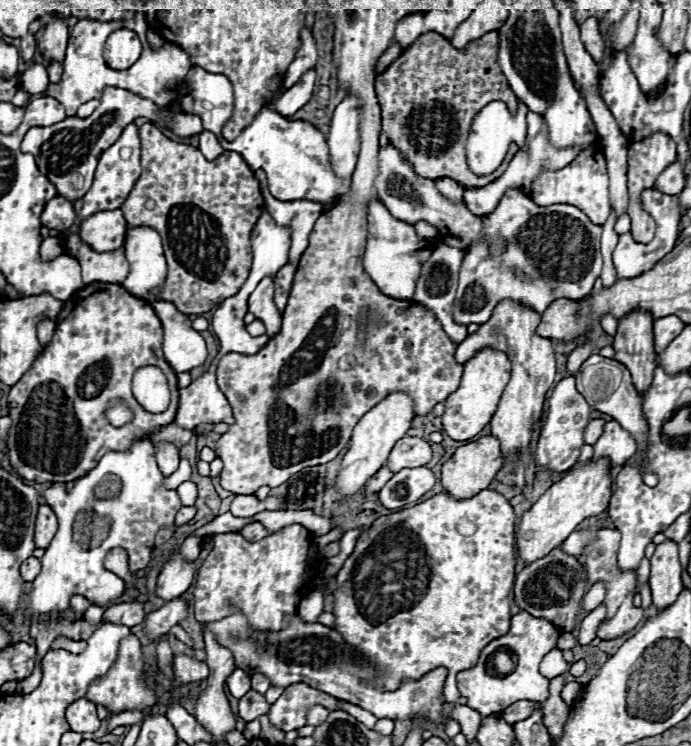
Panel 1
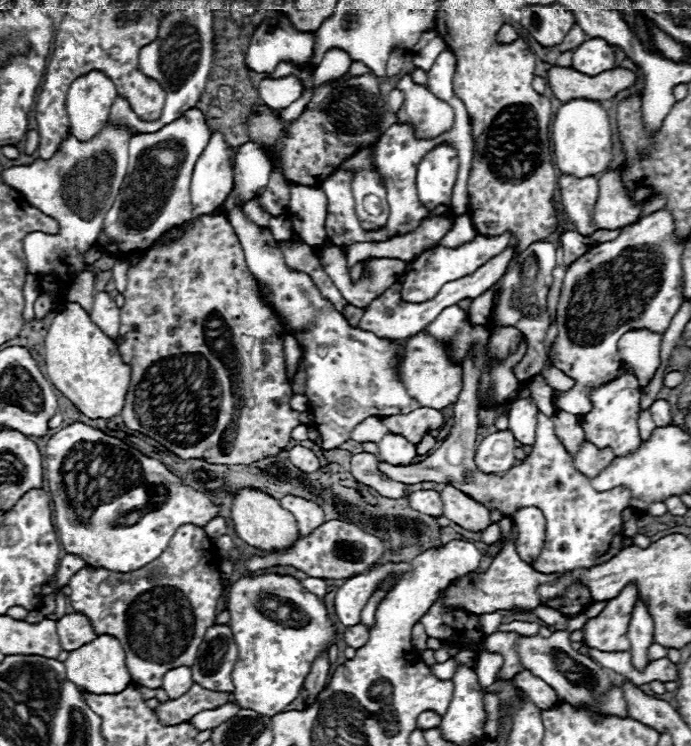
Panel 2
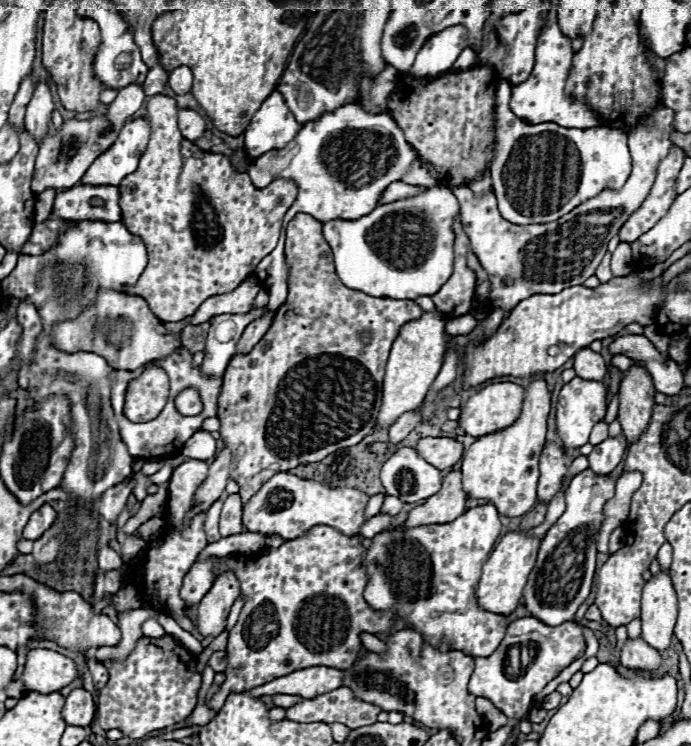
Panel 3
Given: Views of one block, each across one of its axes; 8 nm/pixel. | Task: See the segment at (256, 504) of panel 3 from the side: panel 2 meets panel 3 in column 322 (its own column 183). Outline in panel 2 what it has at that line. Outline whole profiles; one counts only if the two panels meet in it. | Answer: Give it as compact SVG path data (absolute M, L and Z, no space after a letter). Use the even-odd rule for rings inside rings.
M82 422L62 428L48 440L46 474L54 502L55 530L62 548L68 554L80 556L88 564L104 566L116 572L132 572L158 558L166 550L176 528L184 524L204 528L212 518L218 516L218 506L214 506L206 493L182 484L182 480L174 476L162 462L148 458L122 440Z

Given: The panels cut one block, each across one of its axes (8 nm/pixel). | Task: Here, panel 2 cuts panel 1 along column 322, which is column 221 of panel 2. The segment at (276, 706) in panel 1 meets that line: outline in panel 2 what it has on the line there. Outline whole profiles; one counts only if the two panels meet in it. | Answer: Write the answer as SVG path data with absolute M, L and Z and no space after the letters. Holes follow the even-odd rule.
M192 684L186 694L162 702L154 712L164 726L172 726L188 722L194 714L202 710L220 708L226 702L228 702L226 692L206 692L206 688L202 688L200 684Z

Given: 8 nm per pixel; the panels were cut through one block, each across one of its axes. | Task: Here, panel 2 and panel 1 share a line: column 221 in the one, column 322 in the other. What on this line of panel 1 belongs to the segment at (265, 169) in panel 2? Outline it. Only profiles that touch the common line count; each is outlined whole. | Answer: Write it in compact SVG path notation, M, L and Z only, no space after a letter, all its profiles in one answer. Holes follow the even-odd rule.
M256 170L256 178L260 180L260 190L266 200L266 210L272 216L272 220L278 226L290 228L290 252L288 252L288 264L298 264L302 252L308 246L308 234L314 228L314 222L323 213L323 206L319 202L308 200L276 200L272 194L268 194L268 182L266 174L262 170Z

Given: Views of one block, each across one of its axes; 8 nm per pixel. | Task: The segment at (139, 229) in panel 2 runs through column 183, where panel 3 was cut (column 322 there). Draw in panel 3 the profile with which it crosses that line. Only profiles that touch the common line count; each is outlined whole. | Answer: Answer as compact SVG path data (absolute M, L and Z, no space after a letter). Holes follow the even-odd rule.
M350 104L304 124L286 148L266 152L252 162L248 174L256 188L264 188L276 178L292 178L300 188L296 202L288 208L283 218L278 246L256 266L256 276L258 280L262 280L264 288L270 294L270 310L276 310L280 304L284 304L288 296L288 266L285 258L285 231L288 222L298 212L306 212L322 224L338 218L358 220L360 216L370 214L376 208L376 202L384 188L392 182L398 182L414 158L414 148L406 144L402 130L398 128L398 124L394 124L392 116L372 116L366 114L360 106Z

